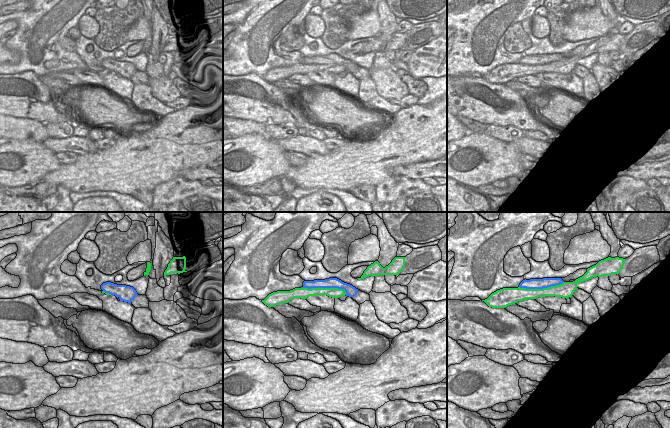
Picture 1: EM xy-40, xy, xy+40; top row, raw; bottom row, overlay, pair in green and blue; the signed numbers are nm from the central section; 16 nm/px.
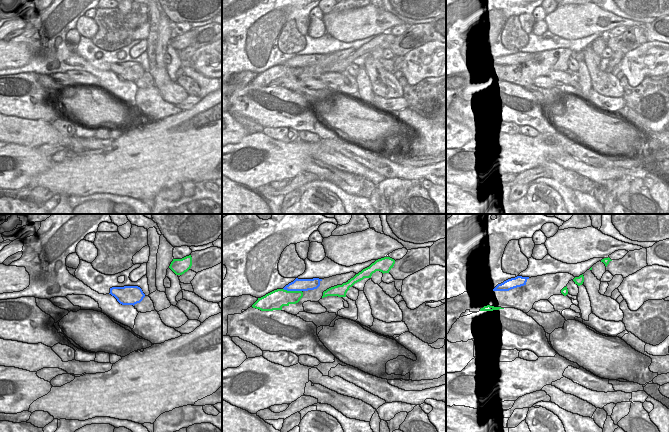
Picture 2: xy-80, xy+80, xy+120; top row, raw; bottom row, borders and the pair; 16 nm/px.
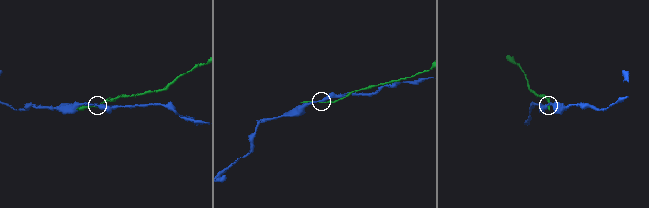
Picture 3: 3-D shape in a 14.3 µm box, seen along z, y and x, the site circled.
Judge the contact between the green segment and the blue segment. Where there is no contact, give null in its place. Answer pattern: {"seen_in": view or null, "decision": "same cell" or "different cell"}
{"seen_in": "xy", "decision": "different cell"}

